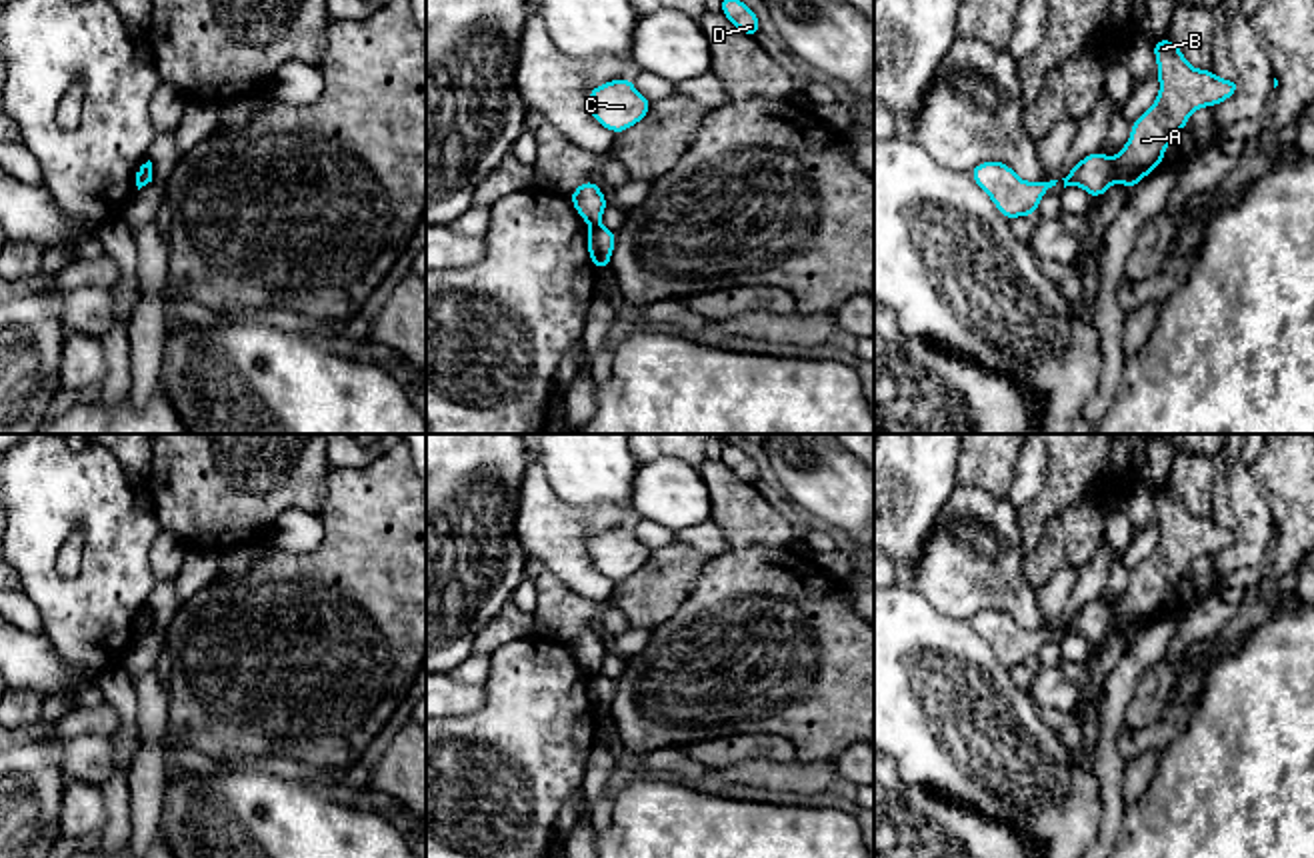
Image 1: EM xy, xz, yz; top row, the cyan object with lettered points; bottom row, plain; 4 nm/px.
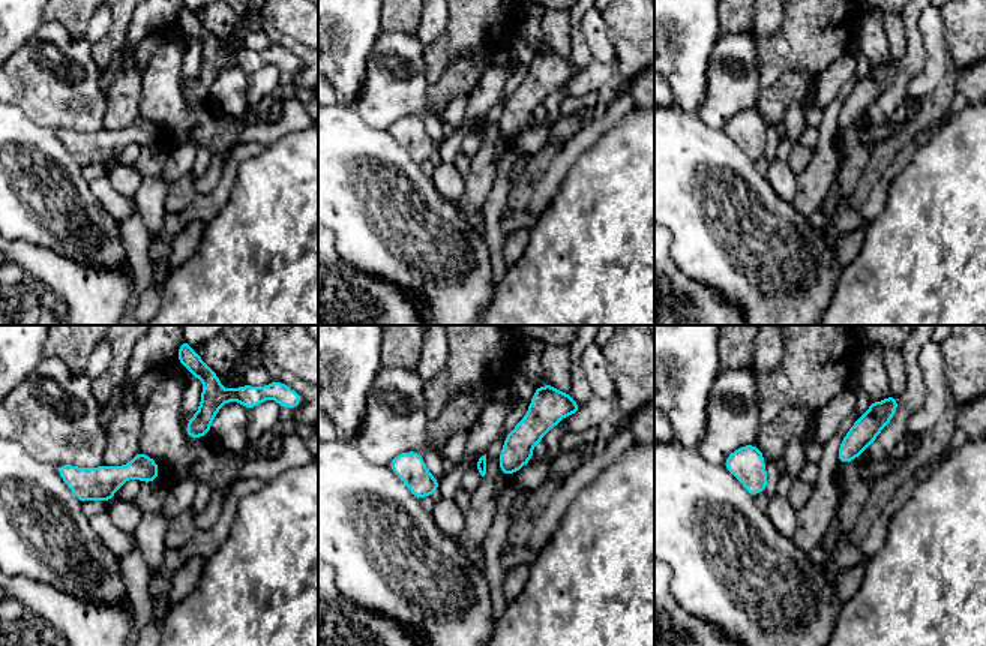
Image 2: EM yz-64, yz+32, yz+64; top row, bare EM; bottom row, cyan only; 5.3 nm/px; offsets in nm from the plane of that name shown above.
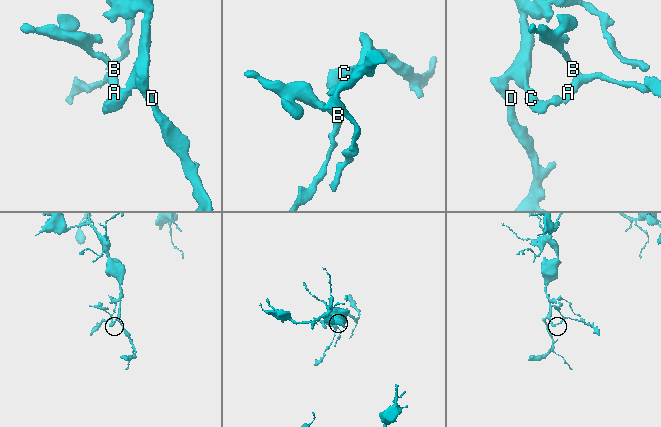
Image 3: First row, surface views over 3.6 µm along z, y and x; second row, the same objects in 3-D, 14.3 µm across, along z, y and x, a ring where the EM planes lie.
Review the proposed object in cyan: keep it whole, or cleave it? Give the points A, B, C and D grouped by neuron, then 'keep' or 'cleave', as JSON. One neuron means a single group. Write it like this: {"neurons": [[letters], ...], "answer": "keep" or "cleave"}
{"neurons": [["A", "B"], ["C", "D"]], "answer": "cleave"}

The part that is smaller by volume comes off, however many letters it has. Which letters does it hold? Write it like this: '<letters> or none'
A, B

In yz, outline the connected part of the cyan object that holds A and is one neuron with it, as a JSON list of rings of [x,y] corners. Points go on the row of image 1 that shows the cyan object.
[[[1170,40],[1152,44],[1158,62],[1160,92],[1156,102],[1132,122],[1126,146],[1114,154],[1114,178],[1132,190],[1164,160],[1164,150],[1184,130],[1194,110],[1218,106],[1238,92],[1236,80],[1222,80],[1212,70],[1196,70]]]

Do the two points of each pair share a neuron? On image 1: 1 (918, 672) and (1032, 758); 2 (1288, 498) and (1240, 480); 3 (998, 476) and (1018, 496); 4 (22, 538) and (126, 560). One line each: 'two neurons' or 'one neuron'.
1: one neuron
2: two neurons
3: two neurons
4: one neuron

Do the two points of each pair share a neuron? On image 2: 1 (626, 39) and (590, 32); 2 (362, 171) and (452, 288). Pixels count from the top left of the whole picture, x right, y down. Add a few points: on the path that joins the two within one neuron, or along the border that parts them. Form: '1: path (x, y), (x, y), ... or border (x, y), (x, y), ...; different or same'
1: border (601, 15), (617, 62); different
2: path (377, 200), (437, 260); same

